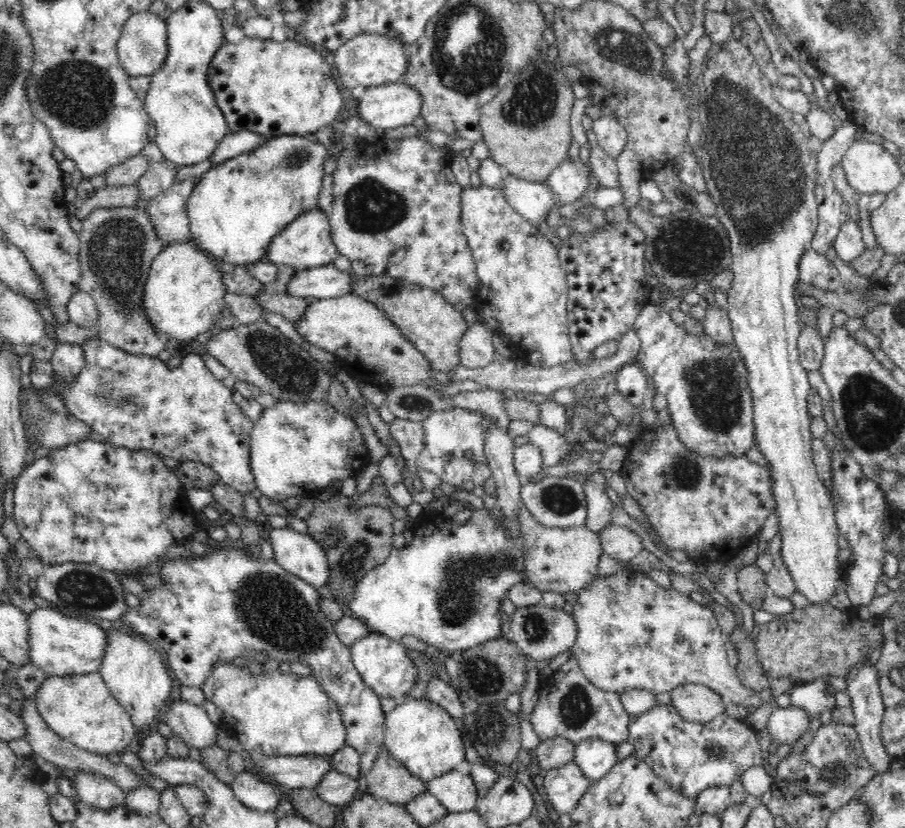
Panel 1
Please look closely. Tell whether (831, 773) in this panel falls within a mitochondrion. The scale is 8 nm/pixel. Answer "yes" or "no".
yes

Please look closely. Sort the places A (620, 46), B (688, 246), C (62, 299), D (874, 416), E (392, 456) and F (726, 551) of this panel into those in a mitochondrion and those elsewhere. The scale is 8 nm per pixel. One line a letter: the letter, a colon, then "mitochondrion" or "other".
A: mitochondrion
B: mitochondrion
C: other
D: mitochondrion
E: other
F: other

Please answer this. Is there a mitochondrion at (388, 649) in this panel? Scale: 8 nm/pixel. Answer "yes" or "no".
no

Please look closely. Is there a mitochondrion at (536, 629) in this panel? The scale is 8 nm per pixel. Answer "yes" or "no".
yes

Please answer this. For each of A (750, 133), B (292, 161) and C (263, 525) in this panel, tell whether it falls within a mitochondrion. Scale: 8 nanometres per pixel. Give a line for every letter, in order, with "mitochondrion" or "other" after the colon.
A: mitochondrion
B: mitochondrion
C: other

